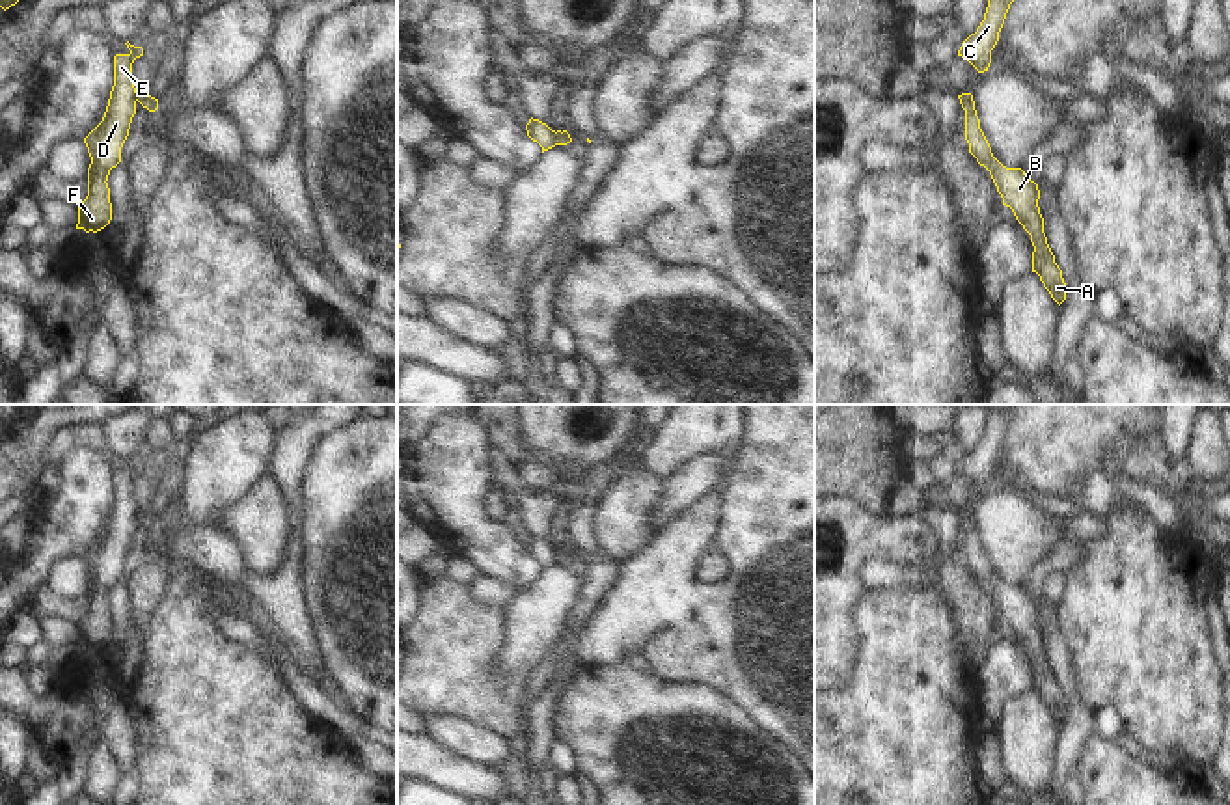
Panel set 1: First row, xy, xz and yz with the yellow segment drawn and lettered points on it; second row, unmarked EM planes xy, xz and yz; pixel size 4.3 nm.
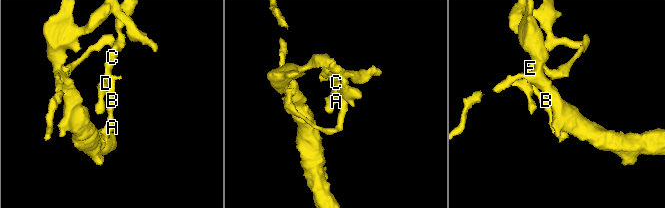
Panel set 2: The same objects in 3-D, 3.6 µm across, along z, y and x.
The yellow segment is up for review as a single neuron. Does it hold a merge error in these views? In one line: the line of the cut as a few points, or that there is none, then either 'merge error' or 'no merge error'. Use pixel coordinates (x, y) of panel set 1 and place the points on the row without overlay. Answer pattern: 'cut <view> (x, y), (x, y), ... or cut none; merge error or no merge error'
cut xy (136, 513), (138, 517); merge error

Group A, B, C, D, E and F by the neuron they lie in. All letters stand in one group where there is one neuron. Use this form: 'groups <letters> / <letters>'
groups A B / C D E F

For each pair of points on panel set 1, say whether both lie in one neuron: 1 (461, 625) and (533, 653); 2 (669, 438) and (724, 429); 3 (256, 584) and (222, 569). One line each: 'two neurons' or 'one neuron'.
1: two neurons
2: one neuron
3: two neurons

